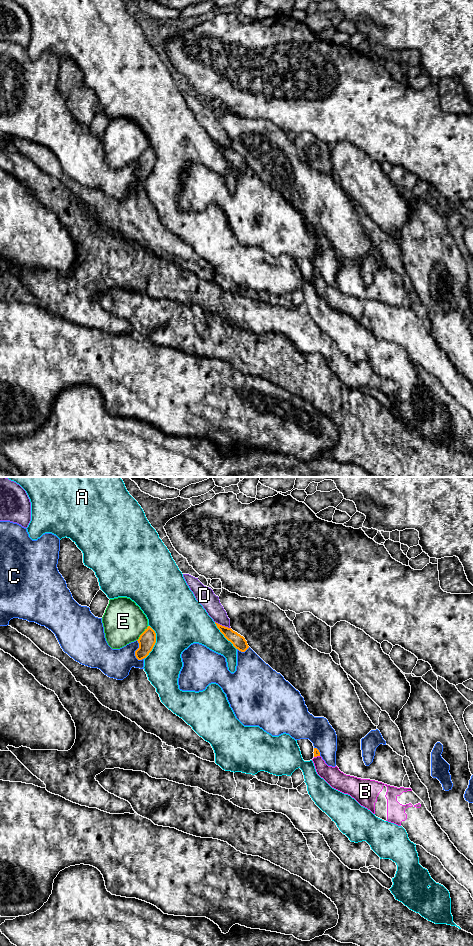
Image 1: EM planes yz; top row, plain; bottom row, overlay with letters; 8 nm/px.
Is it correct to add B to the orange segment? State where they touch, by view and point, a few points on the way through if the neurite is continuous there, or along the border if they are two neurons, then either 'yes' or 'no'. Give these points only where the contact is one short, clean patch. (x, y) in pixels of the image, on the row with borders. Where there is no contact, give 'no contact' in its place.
contact yz (316, 756); border yz (319, 755), (314, 757); no

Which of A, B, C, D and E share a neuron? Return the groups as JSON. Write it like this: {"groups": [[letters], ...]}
{"groups": [["A"], ["B"], ["C"], ["D"], ["E"]]}

